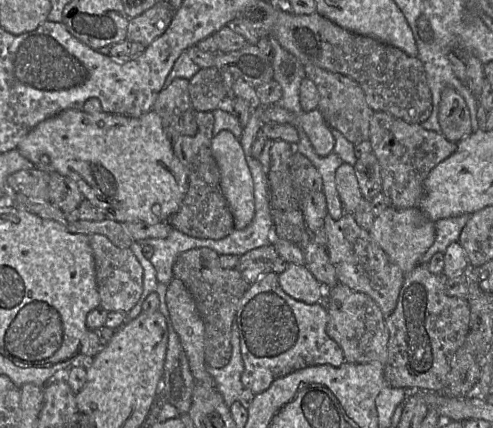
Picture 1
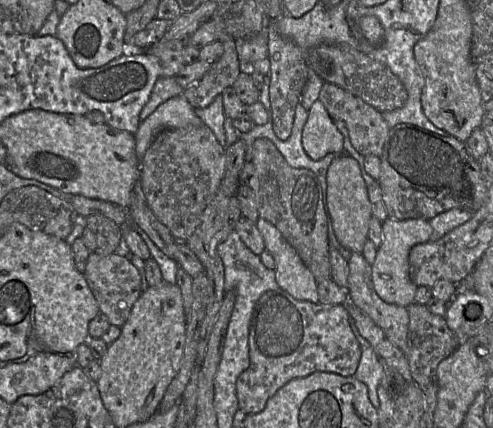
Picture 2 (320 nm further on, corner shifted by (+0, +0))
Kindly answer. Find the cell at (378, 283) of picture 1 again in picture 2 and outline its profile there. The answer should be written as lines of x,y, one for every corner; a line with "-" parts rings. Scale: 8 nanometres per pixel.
351,253
346,293
351,305
363,311
403,353
407,346
409,314
406,307
388,304
375,292
371,265
362,253

